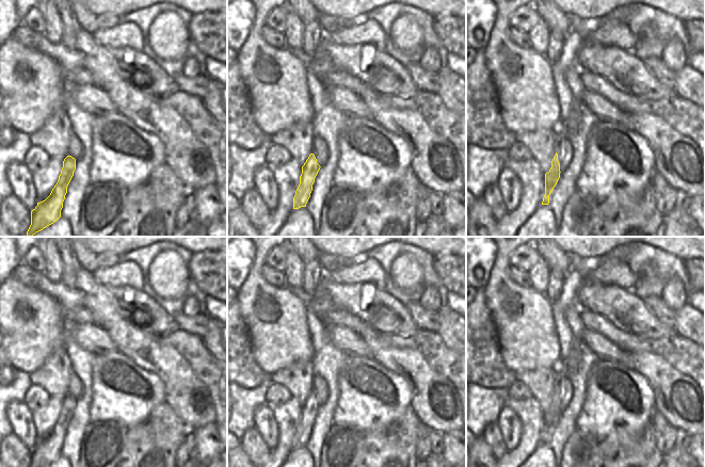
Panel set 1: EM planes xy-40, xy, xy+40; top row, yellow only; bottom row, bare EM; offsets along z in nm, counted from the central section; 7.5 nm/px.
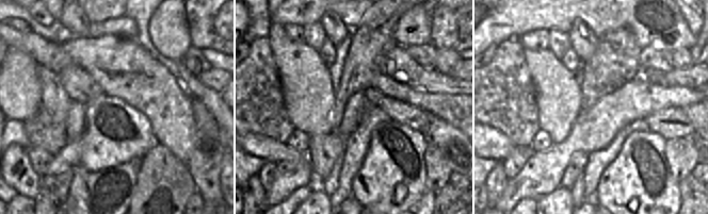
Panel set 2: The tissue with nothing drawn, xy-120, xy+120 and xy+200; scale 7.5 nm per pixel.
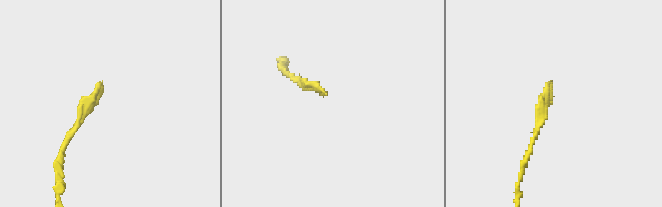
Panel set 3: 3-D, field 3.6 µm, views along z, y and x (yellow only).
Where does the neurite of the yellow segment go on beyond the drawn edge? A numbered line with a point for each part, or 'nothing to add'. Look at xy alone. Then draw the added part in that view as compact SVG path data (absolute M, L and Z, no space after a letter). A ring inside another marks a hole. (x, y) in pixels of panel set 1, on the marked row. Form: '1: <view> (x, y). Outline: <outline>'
1: xy (319, 148). Outline: M314 136L313 138L313 148L310 150L310 154L315 155L317 159L317 163L320 166L325 164L325 162L327 161L327 146L325 142L318 136Z

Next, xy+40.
1: xy+40 (563, 147). Outline: M565 134L556 138L556 151L560 163L560 172L563 172L573 158L573 146Z

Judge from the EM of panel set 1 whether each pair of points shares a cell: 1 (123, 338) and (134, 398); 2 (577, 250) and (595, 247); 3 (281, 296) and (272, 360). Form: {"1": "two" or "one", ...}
{"1": "two", "2": "one", "3": "one"}

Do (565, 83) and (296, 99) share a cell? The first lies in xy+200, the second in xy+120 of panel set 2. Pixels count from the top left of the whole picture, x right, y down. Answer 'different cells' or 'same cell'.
same cell

